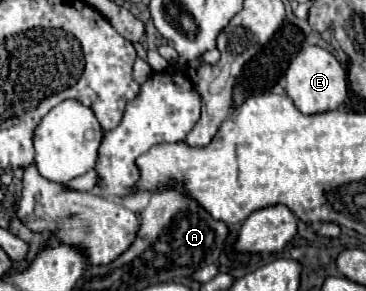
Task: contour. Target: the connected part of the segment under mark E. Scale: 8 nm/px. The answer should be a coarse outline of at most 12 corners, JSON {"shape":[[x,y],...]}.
{"shape":[[307,45],[287,67],[285,91],[305,113],[345,103],[347,73]]}

